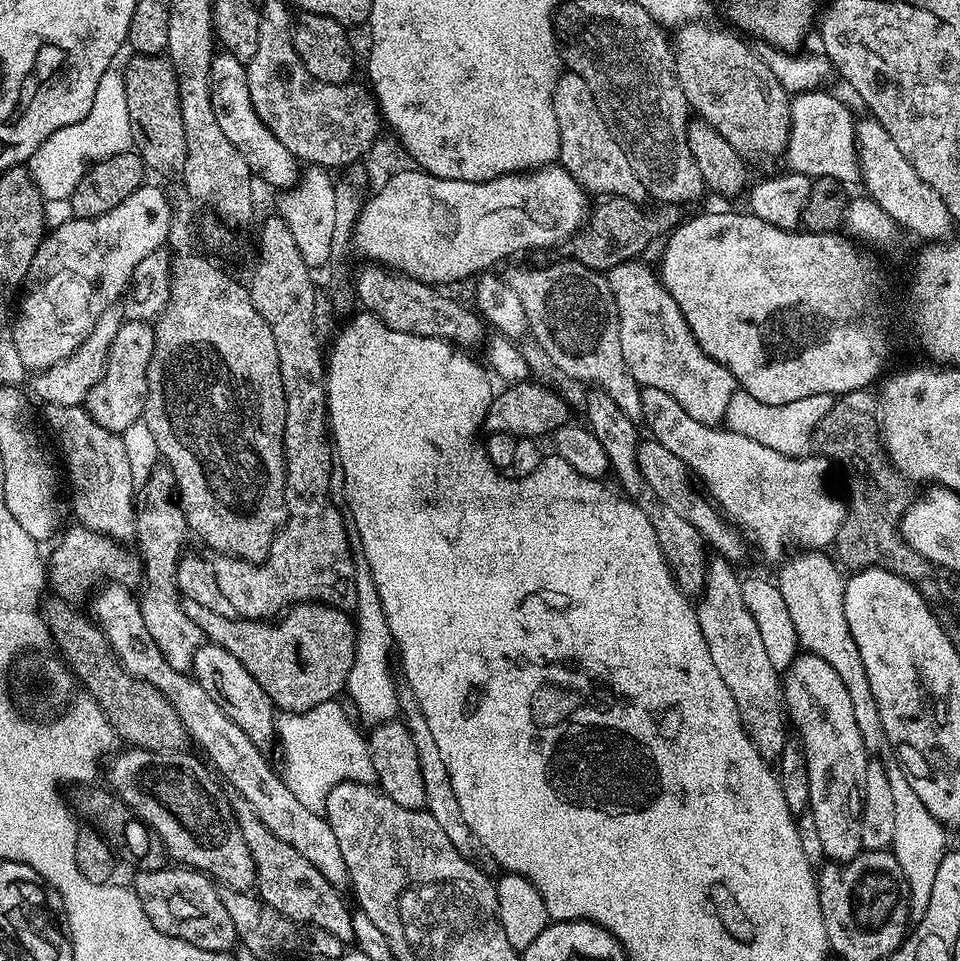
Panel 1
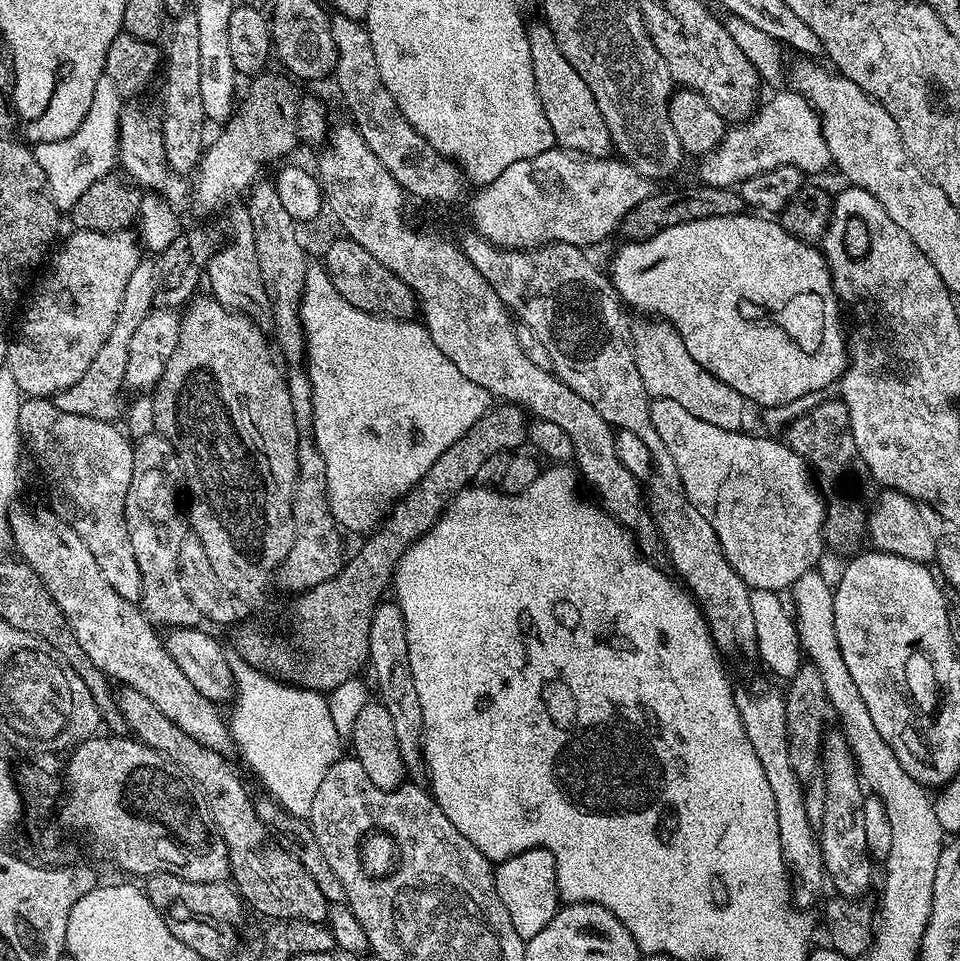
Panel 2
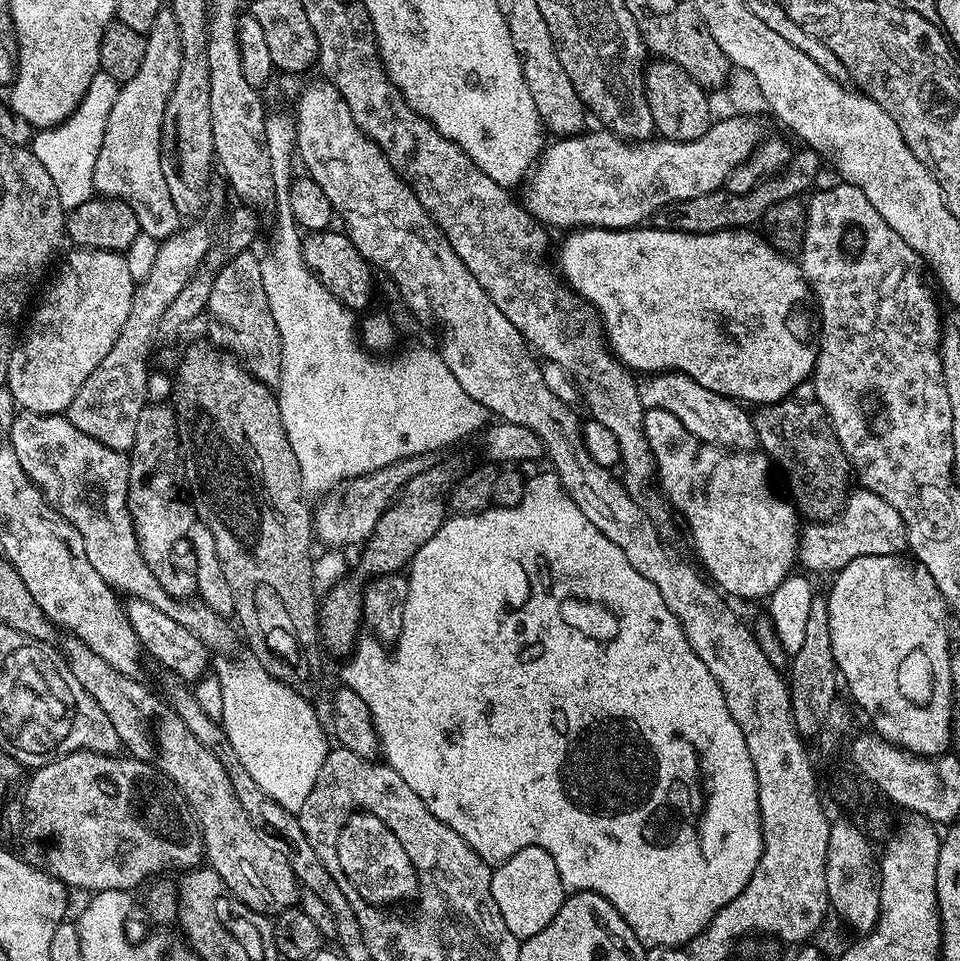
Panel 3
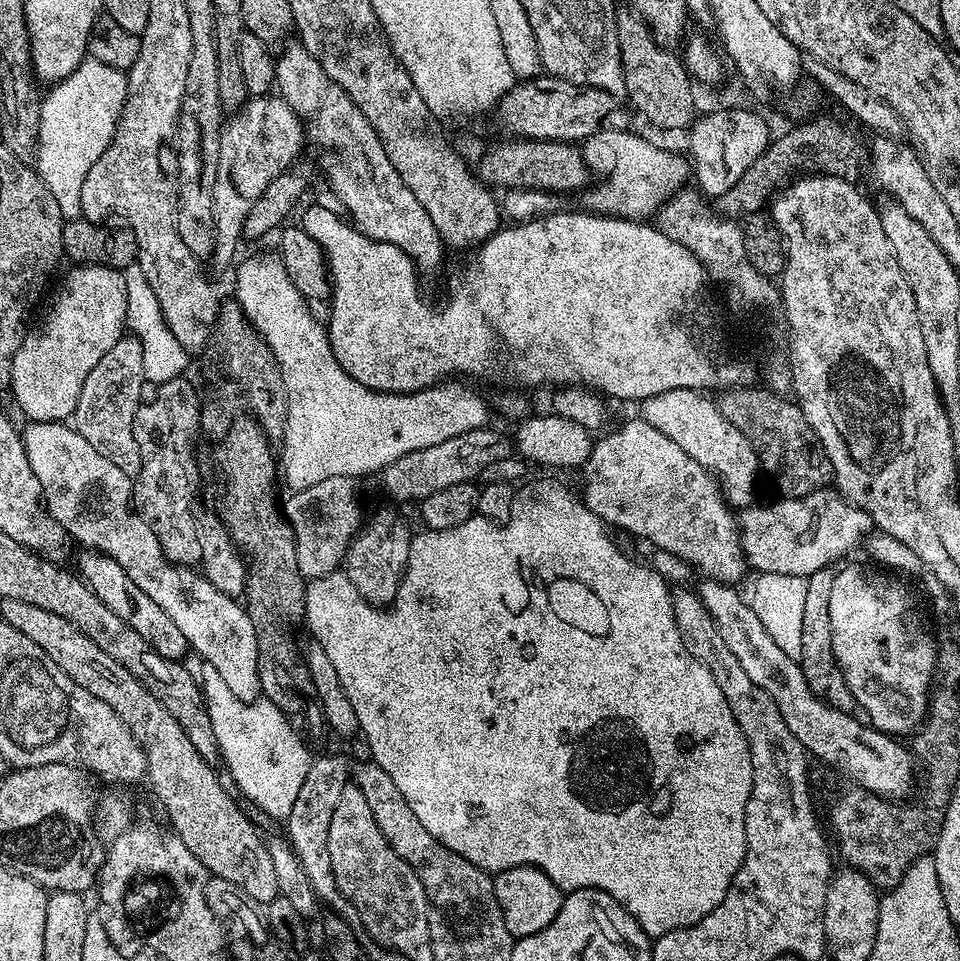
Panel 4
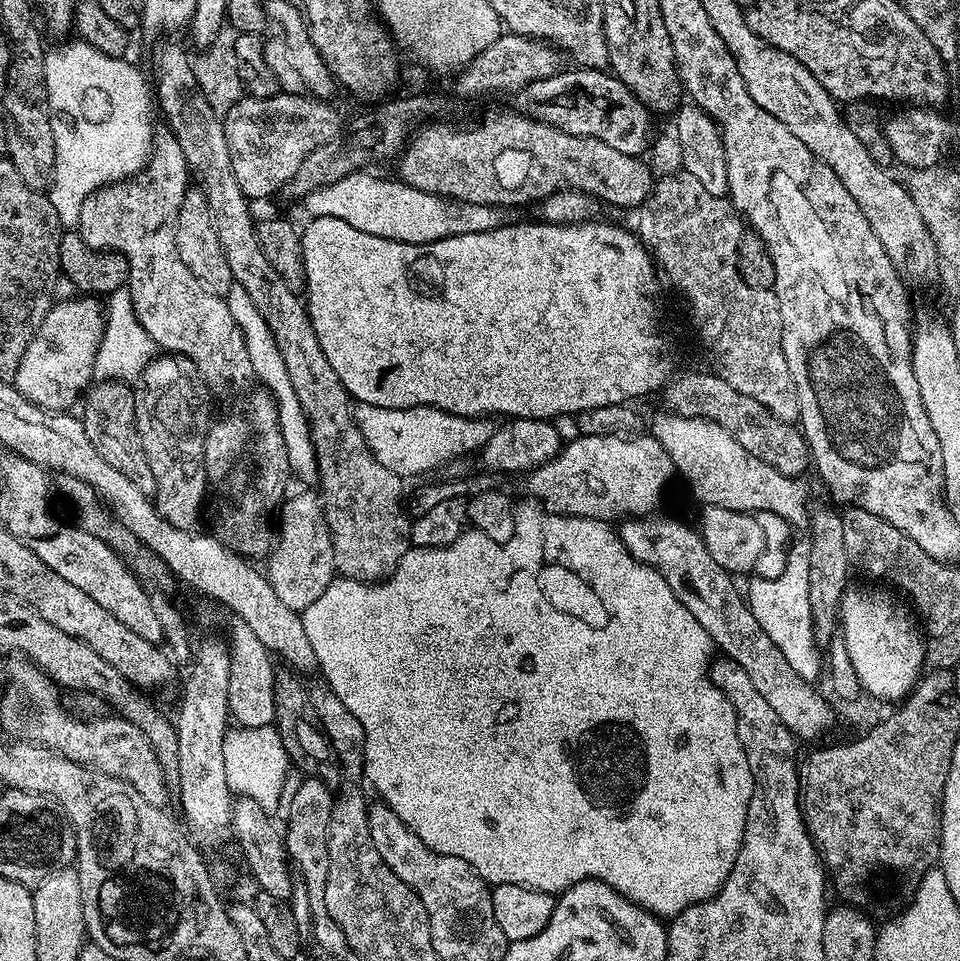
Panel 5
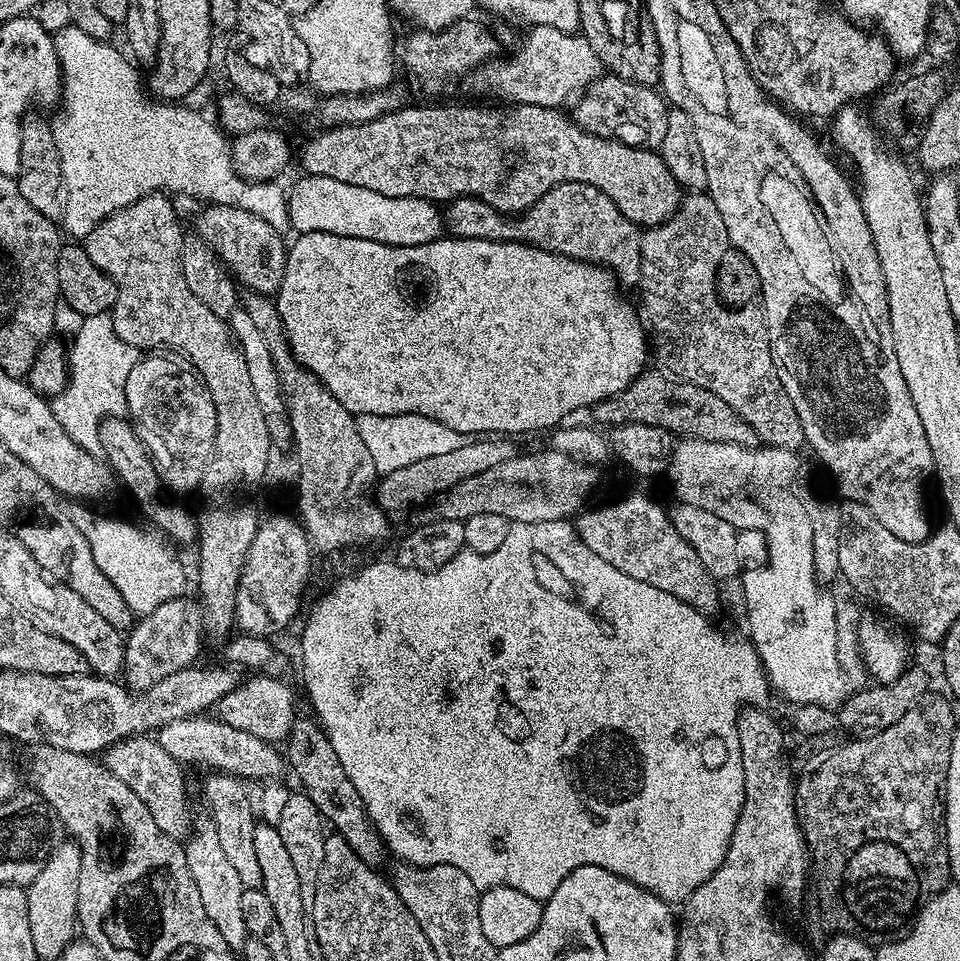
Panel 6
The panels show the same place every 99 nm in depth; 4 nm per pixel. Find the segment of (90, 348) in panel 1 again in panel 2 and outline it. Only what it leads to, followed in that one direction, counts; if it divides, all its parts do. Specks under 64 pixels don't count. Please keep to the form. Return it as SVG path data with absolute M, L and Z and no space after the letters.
M148 258L141 259L138 266L134 266L134 274L130 274L130 282L126 282L126 294L120 307L118 318L102 346L98 350L98 358L70 386L65 392L60 392L54 397L54 403L58 410L66 410L66 414L82 414L86 418L98 418L99 420L111 420L113 422L121 419L126 408L126 400L120 397L120 391L125 391L126 385L126 360L130 358L130 338L134 338L134 330L138 330L142 318L151 312L156 304L156 291L160 288L160 277L155 263L152 264Z

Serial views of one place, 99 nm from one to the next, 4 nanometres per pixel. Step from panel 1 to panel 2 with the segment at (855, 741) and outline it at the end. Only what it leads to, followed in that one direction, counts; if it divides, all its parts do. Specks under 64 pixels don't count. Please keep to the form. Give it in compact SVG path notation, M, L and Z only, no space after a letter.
M842 734L829 739L822 748L822 775L826 782L826 810L818 829L820 849L824 855L827 883L836 887L835 895L845 900L863 897L872 884L873 861L866 846L866 829L862 819L865 789L852 756L852 748Z

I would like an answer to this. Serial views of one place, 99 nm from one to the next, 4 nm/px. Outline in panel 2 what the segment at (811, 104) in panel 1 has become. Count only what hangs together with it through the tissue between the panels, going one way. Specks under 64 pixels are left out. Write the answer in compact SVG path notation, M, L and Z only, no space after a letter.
M787 91L778 93L769 104L761 103L755 114L725 131L720 145L699 161L703 183L732 188L778 166L792 164L799 172L811 174L832 164L815 108L799 92Z

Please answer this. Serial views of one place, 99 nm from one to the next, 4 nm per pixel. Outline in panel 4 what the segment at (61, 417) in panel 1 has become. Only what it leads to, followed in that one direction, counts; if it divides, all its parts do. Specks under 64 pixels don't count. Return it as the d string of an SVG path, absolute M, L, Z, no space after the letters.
M34 420L23 425L22 435L30 470L34 470L34 478L38 478L44 491L44 507L67 530L69 537L75 543L77 540L81 549L114 558L130 574L130 582L170 614L170 622L182 630L189 649L222 674L236 698L244 704L261 699L257 628L248 617L247 607L212 586L199 571L168 559L152 527L134 510L133 477L118 470L110 458L102 458L67 423Z

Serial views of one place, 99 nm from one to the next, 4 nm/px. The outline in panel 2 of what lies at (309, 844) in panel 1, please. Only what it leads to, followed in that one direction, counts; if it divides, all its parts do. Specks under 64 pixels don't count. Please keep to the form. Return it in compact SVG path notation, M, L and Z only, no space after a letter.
M16 507L9 511L8 521L12 527L14 548L20 551L17 552L19 559L30 565L38 574L38 578L42 578L54 602L62 610L68 629L74 634L78 646L86 650L86 656L90 658L90 662L94 662L94 666L98 666L104 671L105 676L113 681L121 680L119 683L123 687L138 690L138 694L150 698L150 702L154 702L154 706L158 706L158 710L162 710L162 714L166 714L166 718L170 718L174 726L186 730L186 734L190 734L194 742L202 742L202 746L215 752L231 753L234 748L232 731L229 728L229 721L225 717L220 717L221 709L202 694L198 694L197 688L186 679L186 674L182 674L178 662L170 658L161 635L156 634L157 629L144 615L141 605L122 598L122 594L116 593L114 586L110 586L110 582L102 578L98 570L98 562L94 562L94 554L90 554L86 542L82 542L82 538L74 534L69 524L51 510L31 512L28 508Z

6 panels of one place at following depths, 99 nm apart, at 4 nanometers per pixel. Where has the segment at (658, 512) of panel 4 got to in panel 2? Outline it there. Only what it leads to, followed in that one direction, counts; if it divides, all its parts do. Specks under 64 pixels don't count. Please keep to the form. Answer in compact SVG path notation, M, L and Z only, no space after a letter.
M655 398L651 401L650 422L654 422L654 430L658 430L658 438L662 438L666 450L670 450L670 458L674 458L674 466L678 466L678 478L682 482L686 498L692 503L694 510L698 510L698 514L702 514L702 518L706 518L706 522L710 522L710 526L714 528L714 534L718 536L726 562L730 562L730 566L738 574L738 578L742 578L742 582L748 584L749 589L761 588L783 593L785 590L791 589L792 584L797 582L798 578L817 567L815 564L819 562L824 548L826 549L826 500L825 497L820 497L819 490L821 491L821 489L814 483L814 476L807 462L793 448L784 442L779 444L778 441L771 440L768 436L747 436L744 430L710 426L710 422L702 422L698 418L694 418L694 414L690 414L690 410L678 406L678 402L670 402L670 398Z

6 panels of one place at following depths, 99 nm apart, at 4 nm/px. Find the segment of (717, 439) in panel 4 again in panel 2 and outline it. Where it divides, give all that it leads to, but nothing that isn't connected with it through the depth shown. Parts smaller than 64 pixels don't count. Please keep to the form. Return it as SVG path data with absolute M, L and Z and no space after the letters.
M644 318L640 325L632 328L632 353L638 366L638 374L642 374L642 386L646 386L649 397L670 398L670 402L678 402L685 410L690 410L694 418L702 422L710 422L710 426L739 429L744 420L746 401L726 382L714 378L694 358L690 358L690 350L682 342L674 326L667 320Z

